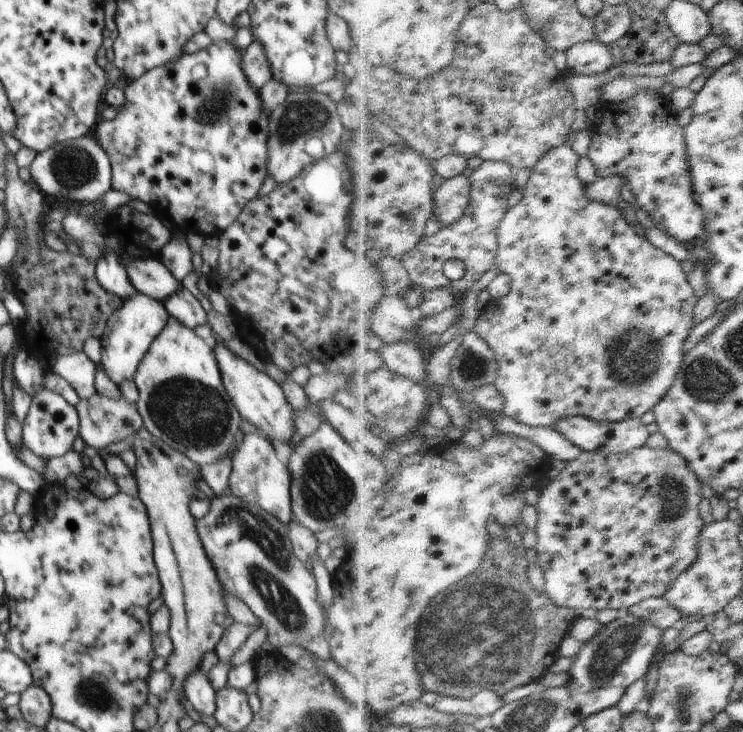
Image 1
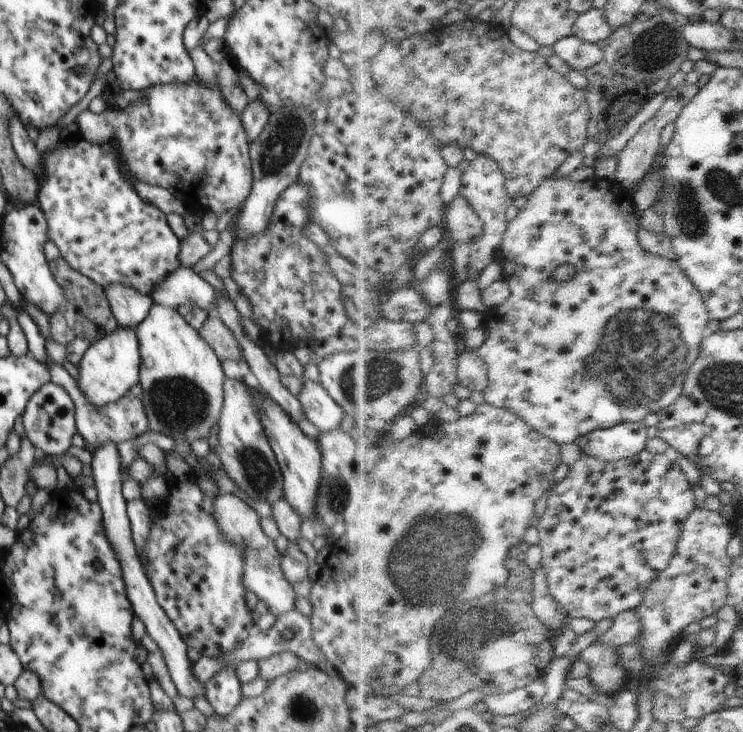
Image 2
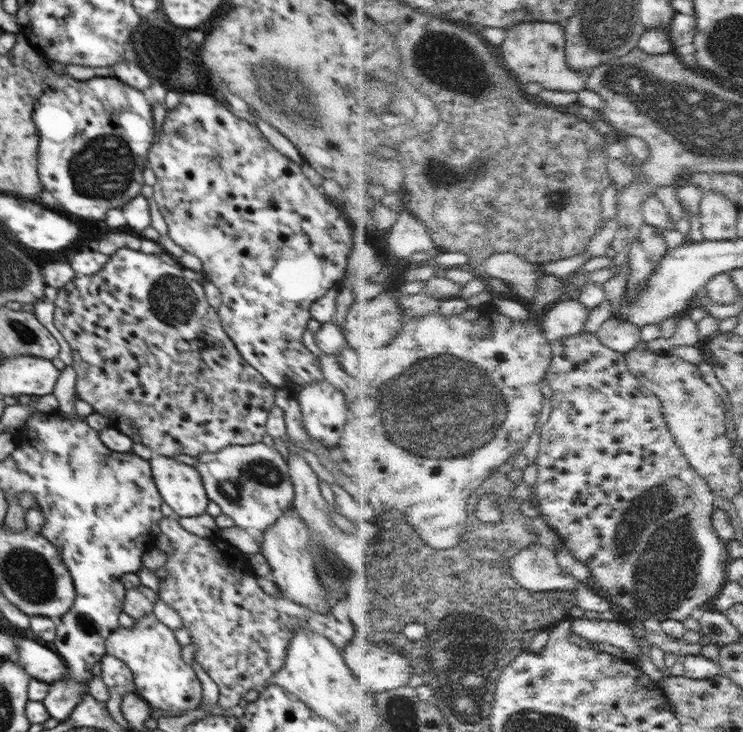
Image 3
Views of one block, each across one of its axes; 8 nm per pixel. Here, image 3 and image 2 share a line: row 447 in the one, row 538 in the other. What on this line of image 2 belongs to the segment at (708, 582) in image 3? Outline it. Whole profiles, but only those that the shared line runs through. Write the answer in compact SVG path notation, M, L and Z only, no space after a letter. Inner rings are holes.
M646 449L629 459L606 462L584 453L570 467L568 476L553 488L546 512L538 524L544 549L543 567L550 576L550 592L566 608L571 619L584 617L594 622L615 619L627 610L641 607L652 582L670 568L683 537L684 525L698 508L696 494L672 454L658 455Z

